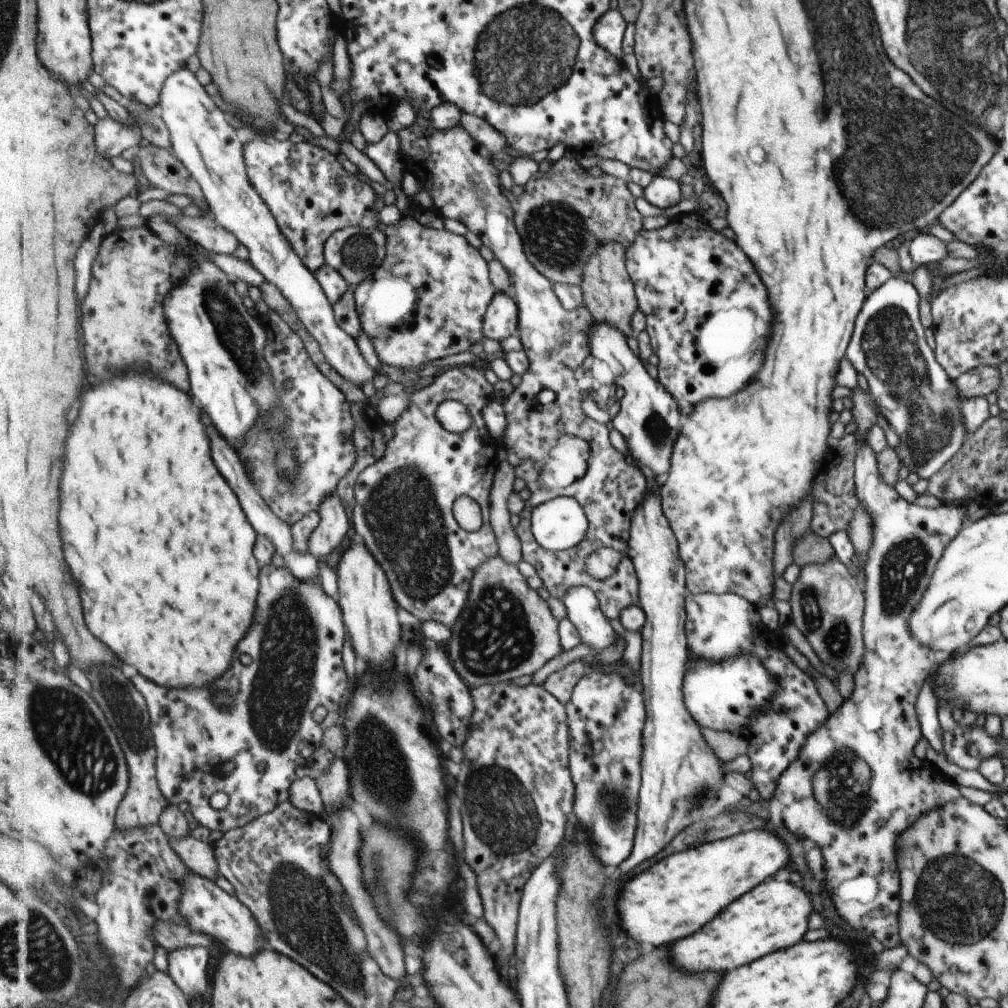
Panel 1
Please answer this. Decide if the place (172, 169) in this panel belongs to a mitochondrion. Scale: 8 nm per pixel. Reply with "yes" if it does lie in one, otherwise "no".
no

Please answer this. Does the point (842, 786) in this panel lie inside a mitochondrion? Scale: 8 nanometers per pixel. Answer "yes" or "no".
yes

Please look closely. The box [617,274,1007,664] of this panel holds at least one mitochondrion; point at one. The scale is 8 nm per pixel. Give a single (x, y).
(891, 349)

